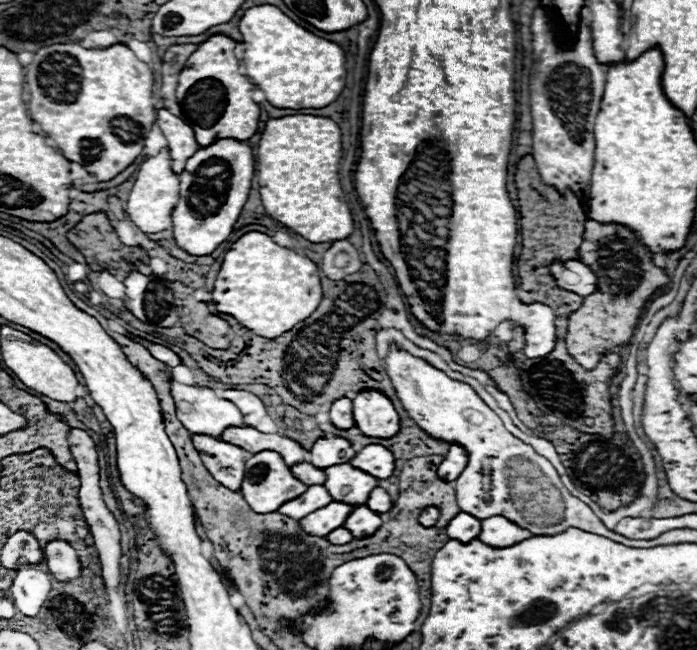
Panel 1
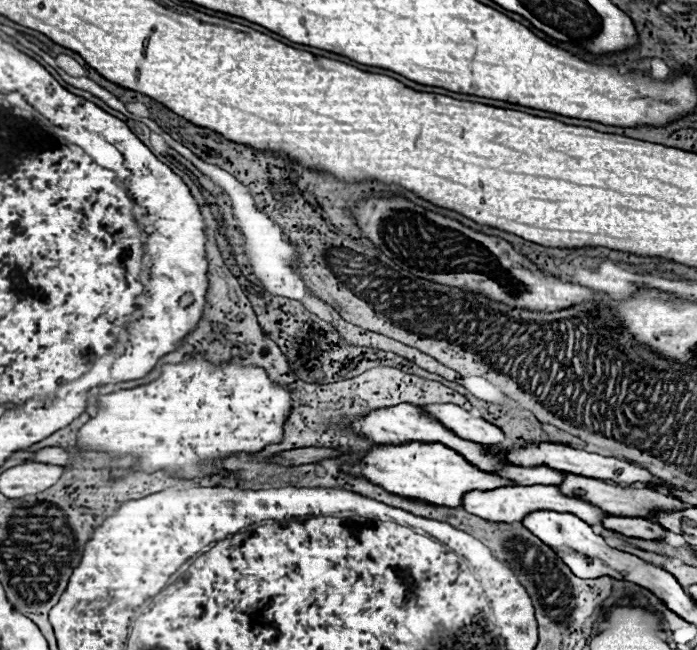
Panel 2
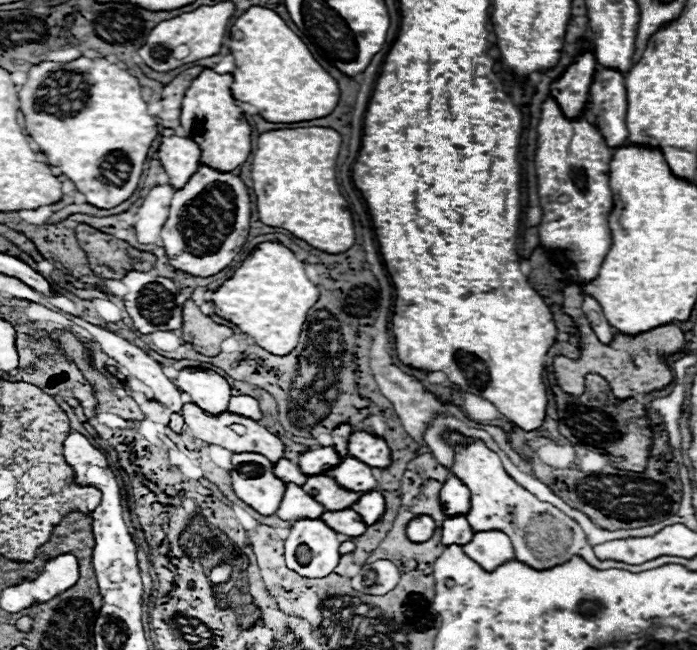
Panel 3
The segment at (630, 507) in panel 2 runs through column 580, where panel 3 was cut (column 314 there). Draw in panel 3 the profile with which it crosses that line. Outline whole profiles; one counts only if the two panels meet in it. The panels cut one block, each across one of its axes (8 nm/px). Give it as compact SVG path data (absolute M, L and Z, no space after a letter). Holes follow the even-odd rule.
M326 474L310 476L302 488L304 488L304 492L310 492L310 496L314 496L314 500L318 500L326 510L350 508L350 504L354 504L358 500L358 496L362 496L362 492L352 492L352 490L340 488L334 482L334 478L326 476Z

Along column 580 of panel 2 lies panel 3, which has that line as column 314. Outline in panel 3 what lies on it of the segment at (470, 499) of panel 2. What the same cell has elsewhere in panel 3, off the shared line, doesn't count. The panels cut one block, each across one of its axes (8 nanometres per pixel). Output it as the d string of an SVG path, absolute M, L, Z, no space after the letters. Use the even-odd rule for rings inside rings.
M286 484L286 492L284 492L284 498L276 516L286 522L292 522L292 520L304 520L304 518L312 518L312 520L320 518L322 512L326 512L322 504L318 504L300 486Z

